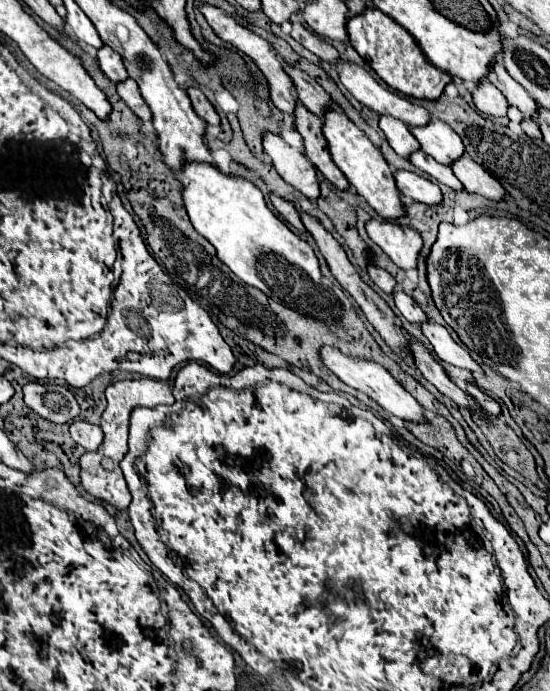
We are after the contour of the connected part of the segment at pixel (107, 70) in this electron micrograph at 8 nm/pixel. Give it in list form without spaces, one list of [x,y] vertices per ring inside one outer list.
[[[101,46],[97,50],[97,60],[99,60],[99,68],[101,72],[111,80],[111,82],[121,82],[127,78],[127,72],[123,68],[123,62],[121,62],[121,56],[111,50],[109,46]]]

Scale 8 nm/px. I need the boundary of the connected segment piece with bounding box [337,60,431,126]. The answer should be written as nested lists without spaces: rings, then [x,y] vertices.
[[[339,60],[337,72],[341,78],[341,84],[367,108],[381,116],[393,116],[407,126],[425,126],[431,116],[423,106],[417,106],[405,98],[401,98],[397,92],[385,88],[379,84],[369,72],[365,72],[361,66]]]

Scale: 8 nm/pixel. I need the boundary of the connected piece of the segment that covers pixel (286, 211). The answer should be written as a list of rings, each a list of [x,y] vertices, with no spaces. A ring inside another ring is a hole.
[[[271,194],[271,204],[273,204],[273,208],[279,212],[279,216],[281,216],[287,224],[291,224],[291,226],[293,226],[295,230],[299,230],[299,232],[305,232],[305,226],[303,226],[303,222],[301,222],[301,216],[299,216],[299,212],[293,208],[291,202],[287,202],[287,200],[283,200],[283,198]]]

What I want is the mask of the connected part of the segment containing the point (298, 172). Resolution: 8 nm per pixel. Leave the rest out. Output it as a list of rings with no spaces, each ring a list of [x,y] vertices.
[[[271,132],[263,136],[263,148],[265,154],[271,158],[275,170],[287,184],[291,184],[295,190],[299,190],[313,202],[319,198],[315,166],[311,166],[311,162],[301,152],[297,152],[281,136]]]

